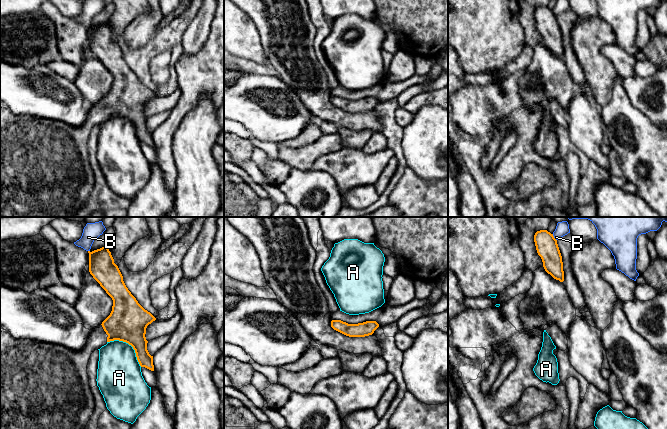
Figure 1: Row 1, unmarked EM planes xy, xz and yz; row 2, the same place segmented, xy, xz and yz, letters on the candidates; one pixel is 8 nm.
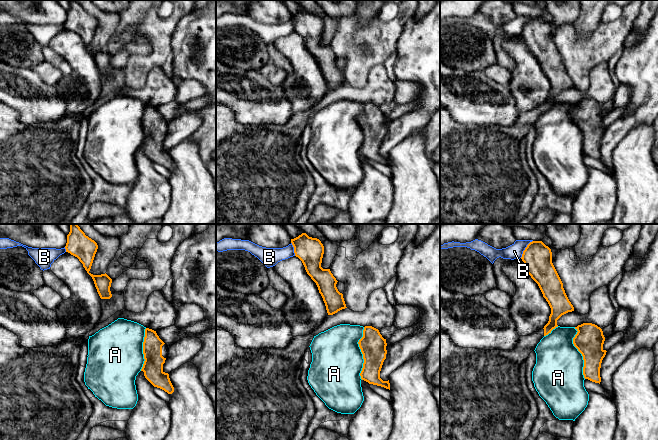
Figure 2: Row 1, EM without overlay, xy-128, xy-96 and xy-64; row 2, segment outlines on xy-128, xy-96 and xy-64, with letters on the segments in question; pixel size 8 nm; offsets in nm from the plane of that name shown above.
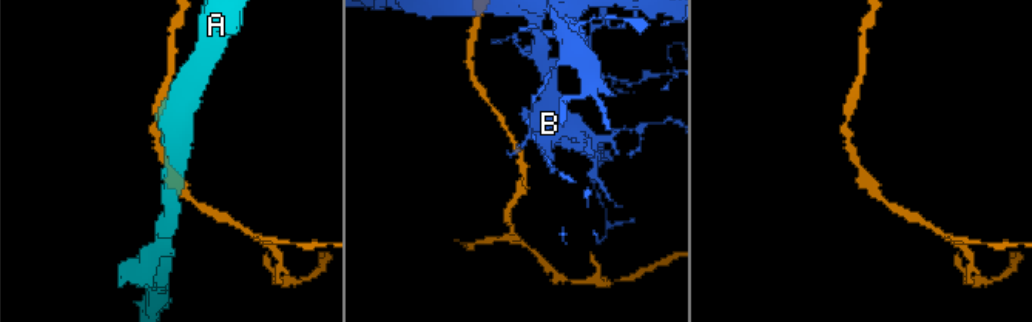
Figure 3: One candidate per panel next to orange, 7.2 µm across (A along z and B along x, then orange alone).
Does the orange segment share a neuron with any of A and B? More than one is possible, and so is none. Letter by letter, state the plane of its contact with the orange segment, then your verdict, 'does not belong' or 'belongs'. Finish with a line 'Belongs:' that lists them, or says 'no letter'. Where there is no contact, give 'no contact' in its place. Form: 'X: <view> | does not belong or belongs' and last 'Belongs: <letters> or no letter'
A: xy | does not belong
B: yz | does not belong
Belongs: no letter

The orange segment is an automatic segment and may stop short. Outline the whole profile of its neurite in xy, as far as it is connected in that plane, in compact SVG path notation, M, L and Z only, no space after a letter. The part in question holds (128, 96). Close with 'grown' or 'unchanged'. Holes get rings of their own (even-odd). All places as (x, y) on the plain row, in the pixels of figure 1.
M108 21L88 29L89 48L112 74L113 82L102 100L89 107L86 121L81 127L30 115L16 115L6 106L0 105L0 217L73 217L86 203L95 184L87 150L90 132L110 117L119 116L131 121L140 142L154 147L153 132L147 126L145 110L147 102L156 94L138 79L126 63Z | grown

